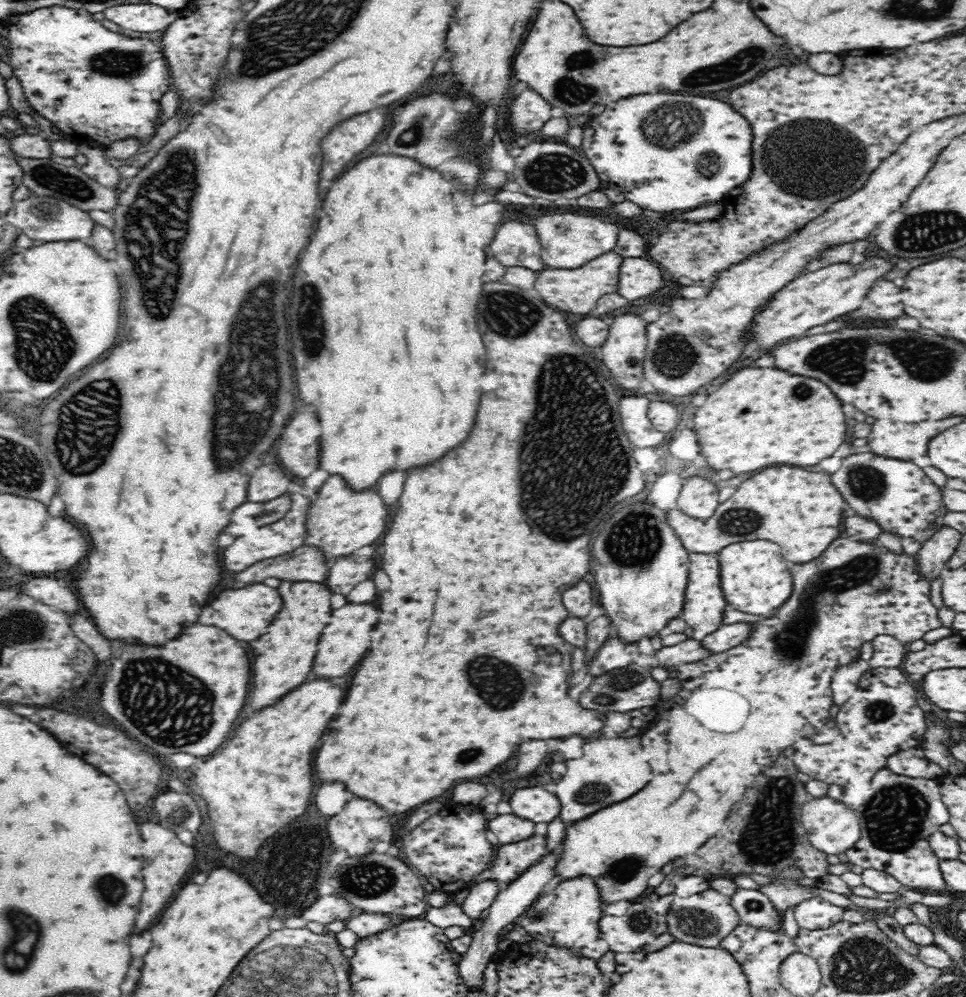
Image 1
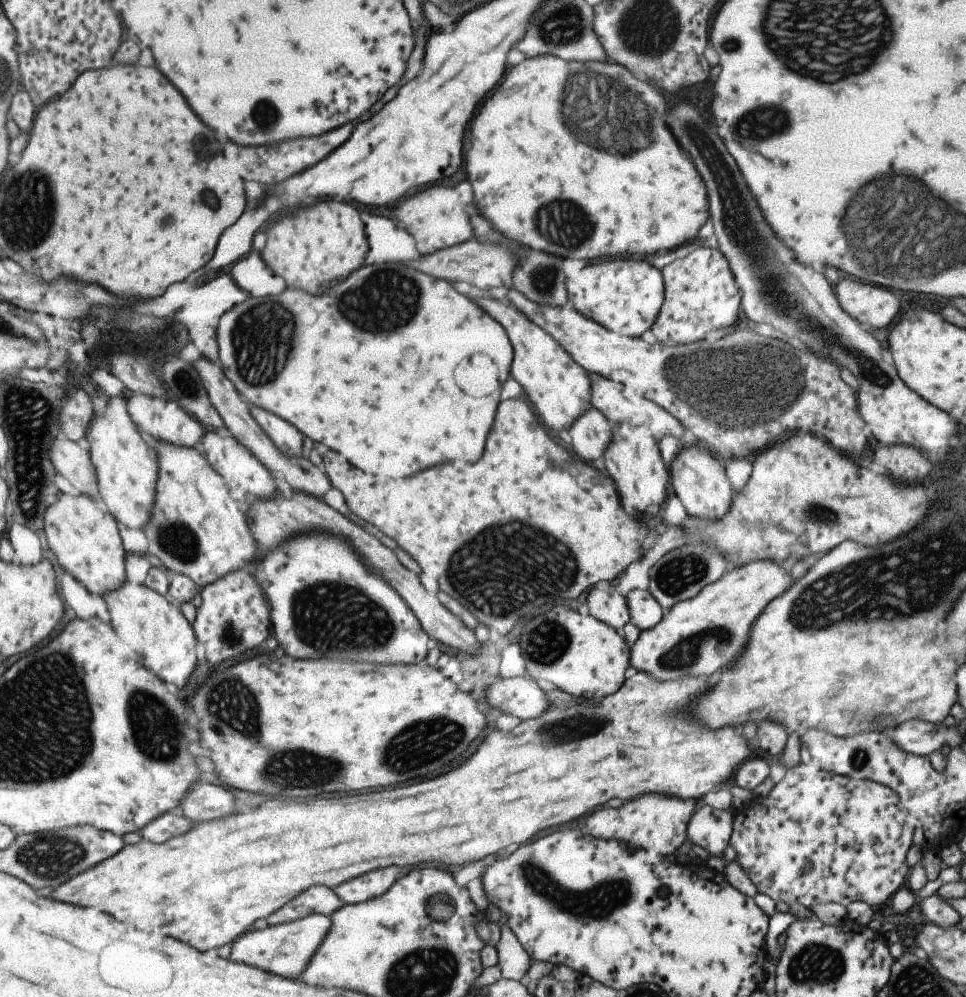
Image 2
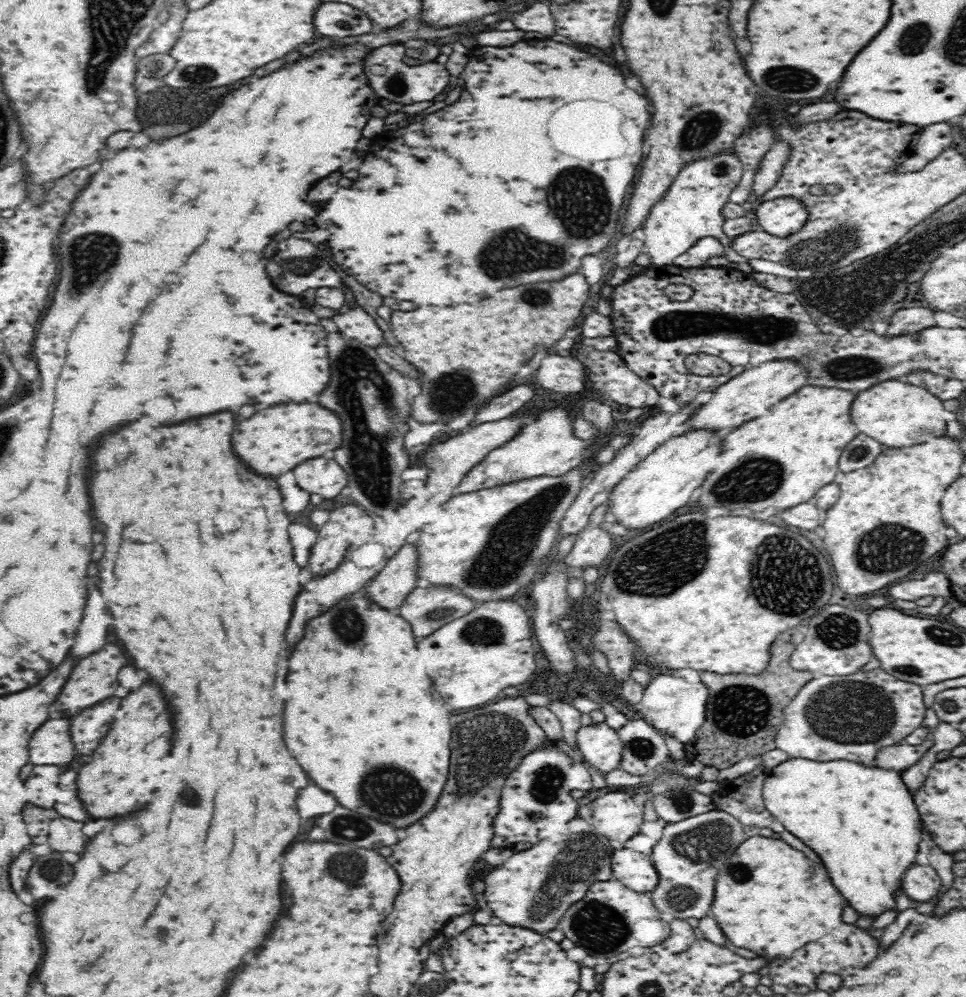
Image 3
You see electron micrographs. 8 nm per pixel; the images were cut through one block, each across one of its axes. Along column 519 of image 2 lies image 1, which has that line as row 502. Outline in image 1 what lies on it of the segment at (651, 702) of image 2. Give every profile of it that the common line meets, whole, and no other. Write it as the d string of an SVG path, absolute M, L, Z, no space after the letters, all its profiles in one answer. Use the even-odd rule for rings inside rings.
M794 466L764 468L738 484L736 492L721 502L711 517L694 518L680 508L668 510L668 523L690 553L716 553L733 542L766 538L782 548L782 556L792 562L808 562L838 536L844 500L830 484L828 474L806 472Z

